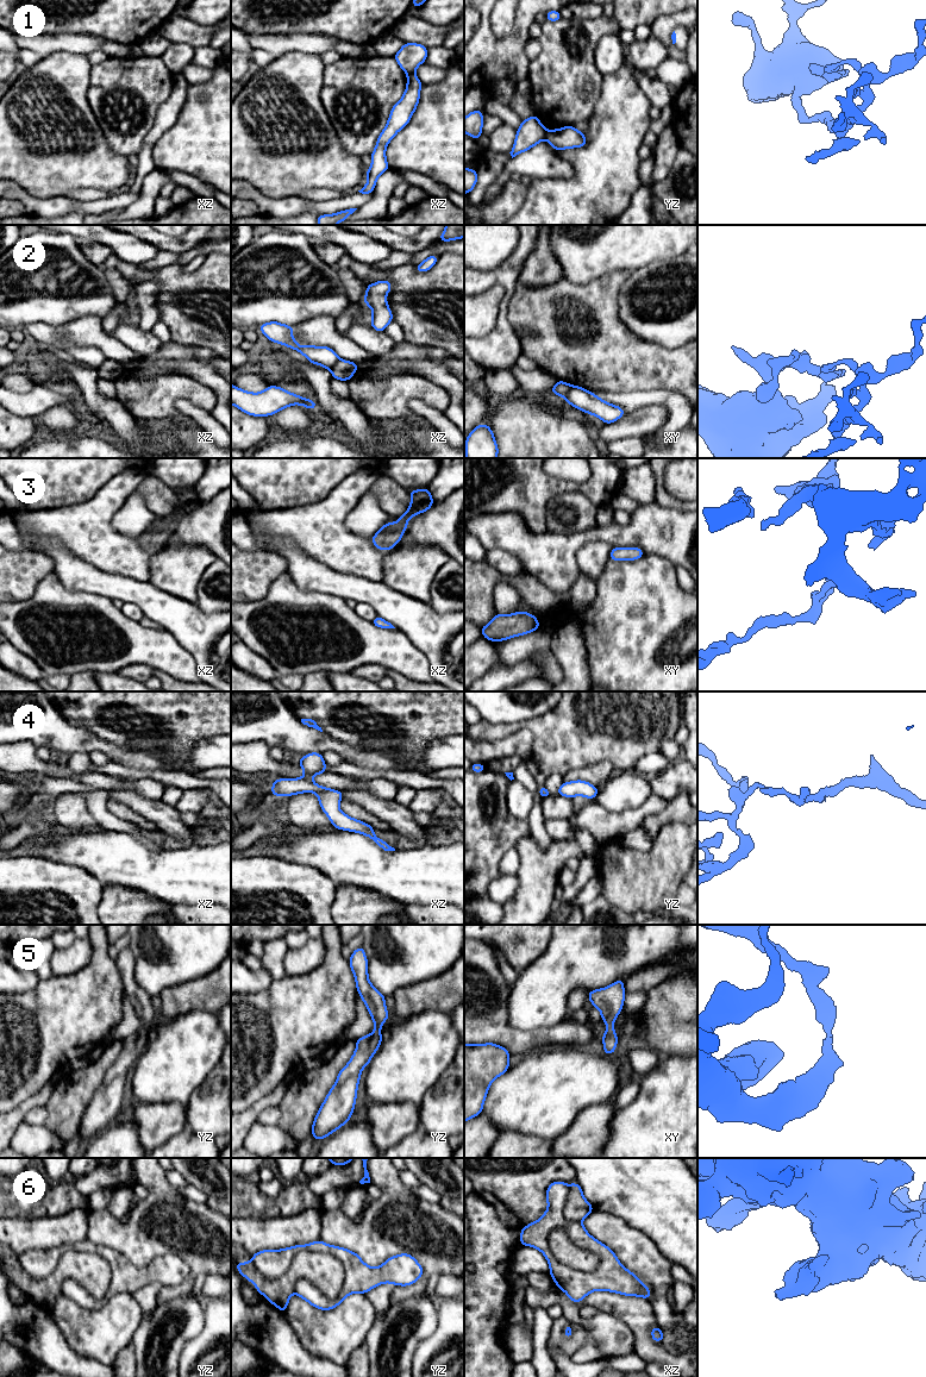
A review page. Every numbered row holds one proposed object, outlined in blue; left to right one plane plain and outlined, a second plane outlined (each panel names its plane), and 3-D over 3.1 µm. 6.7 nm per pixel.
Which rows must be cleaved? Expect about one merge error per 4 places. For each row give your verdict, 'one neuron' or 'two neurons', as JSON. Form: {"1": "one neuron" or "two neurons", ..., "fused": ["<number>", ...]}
{"1": "two neurons", "2": "two neurons", "3": "one neuron", "4": "one neuron", "5": "one neuron", "6": "two neurons", "fused": ["1", "2", "6"]}

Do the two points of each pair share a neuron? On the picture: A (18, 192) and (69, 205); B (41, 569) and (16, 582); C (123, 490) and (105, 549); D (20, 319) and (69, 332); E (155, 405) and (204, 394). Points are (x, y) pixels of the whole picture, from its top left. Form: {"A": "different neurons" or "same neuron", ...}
{"A": "same neuron", "B": "same neuron", "C": "same neuron", "D": "different neurons", "E": "same neuron"}

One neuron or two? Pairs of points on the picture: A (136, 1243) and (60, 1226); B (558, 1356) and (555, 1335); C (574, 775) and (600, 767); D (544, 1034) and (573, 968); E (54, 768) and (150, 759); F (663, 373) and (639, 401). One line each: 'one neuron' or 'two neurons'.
A: two neurons
B: two neurons
C: one neuron
D: two neurons
E: two neurons
F: two neurons

